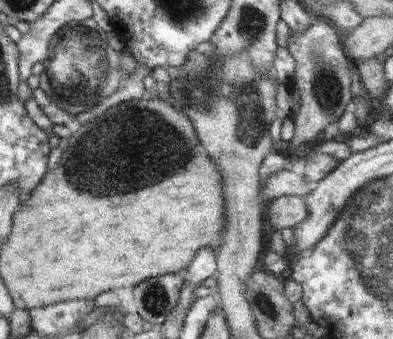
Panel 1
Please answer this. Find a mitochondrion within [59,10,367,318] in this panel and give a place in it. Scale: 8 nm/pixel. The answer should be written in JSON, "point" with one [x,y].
{"point":[142,143]}

